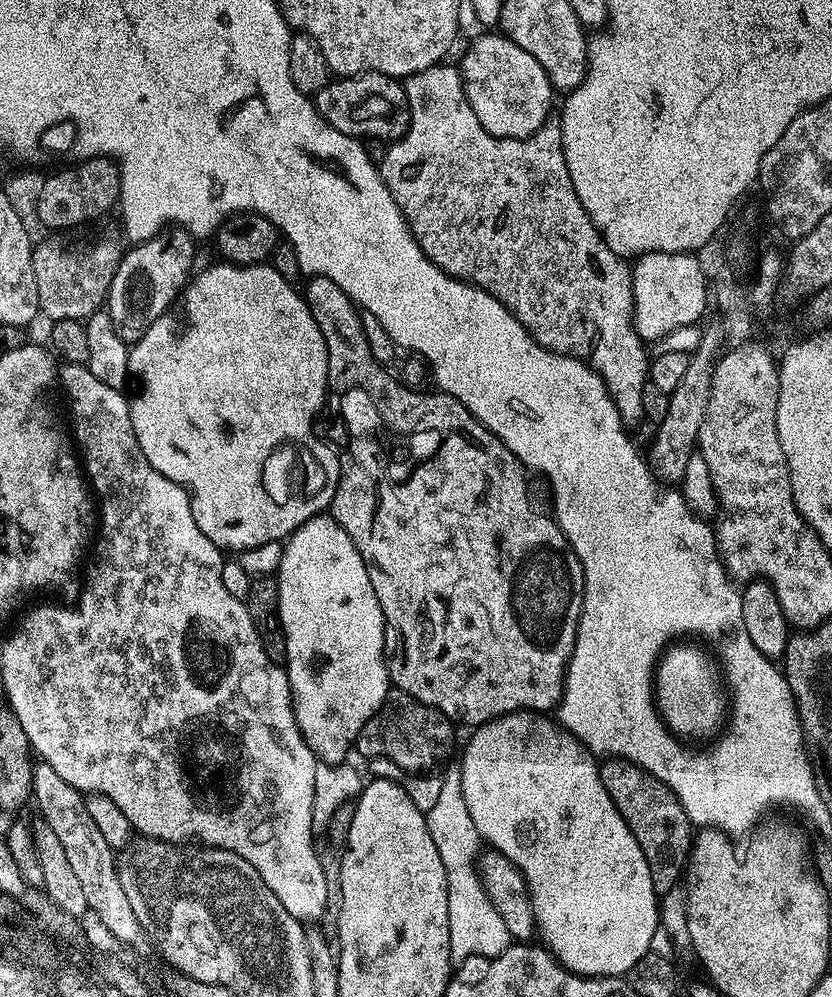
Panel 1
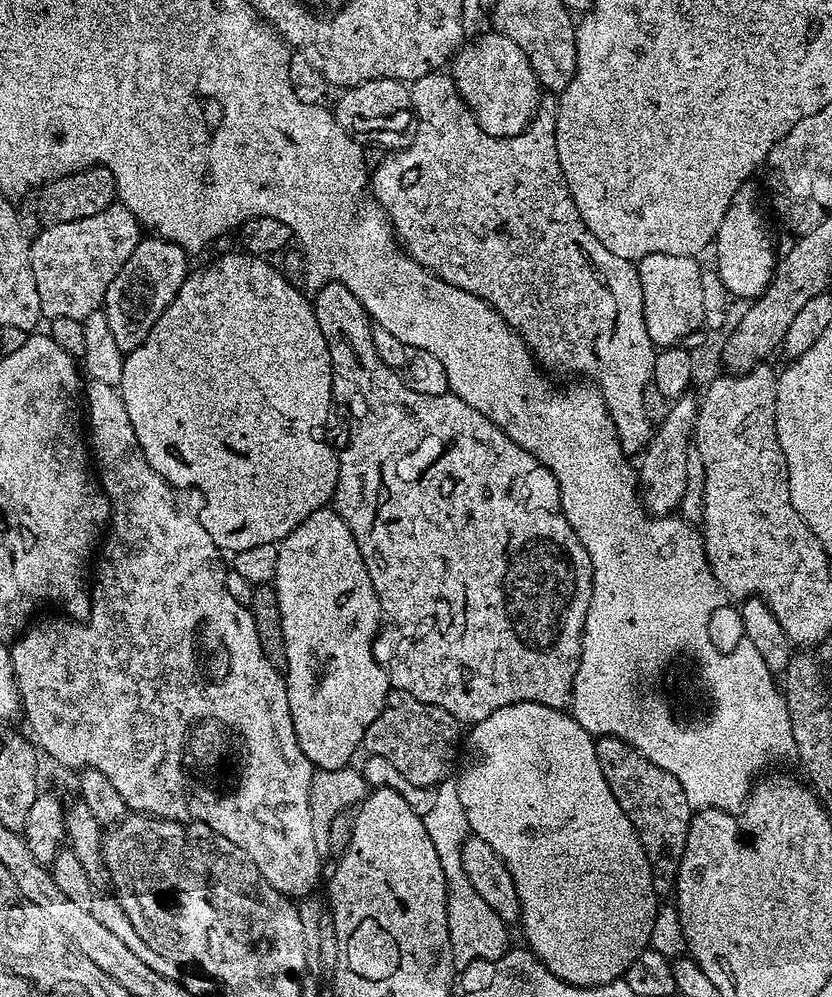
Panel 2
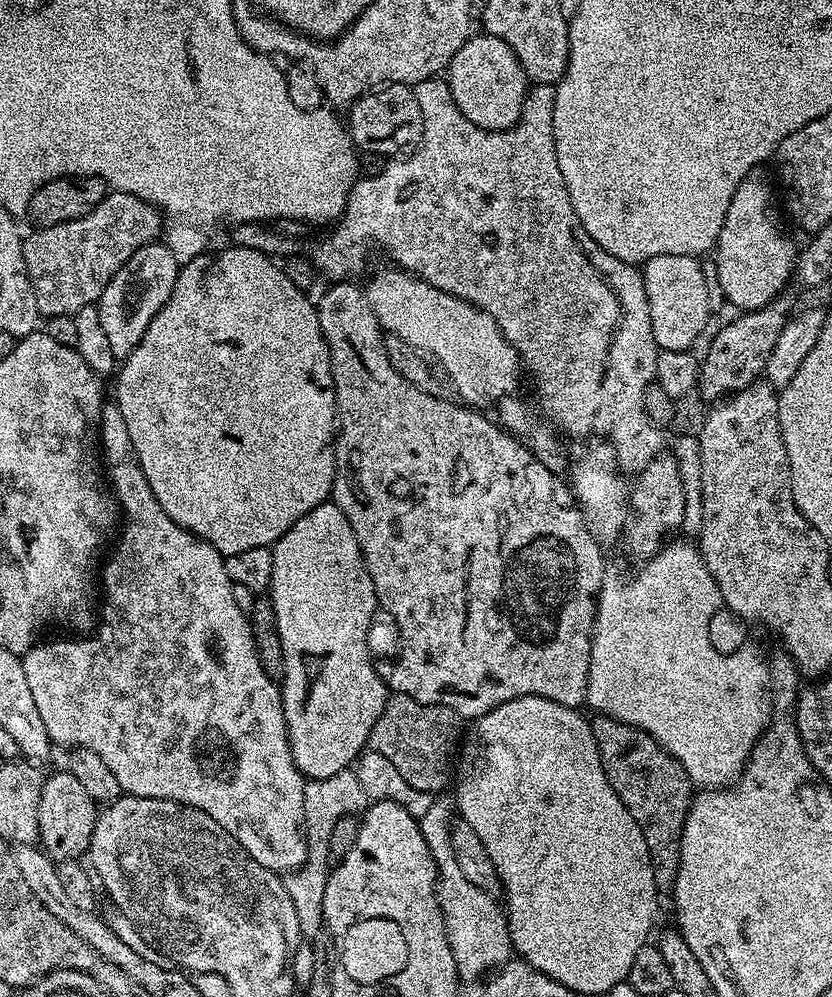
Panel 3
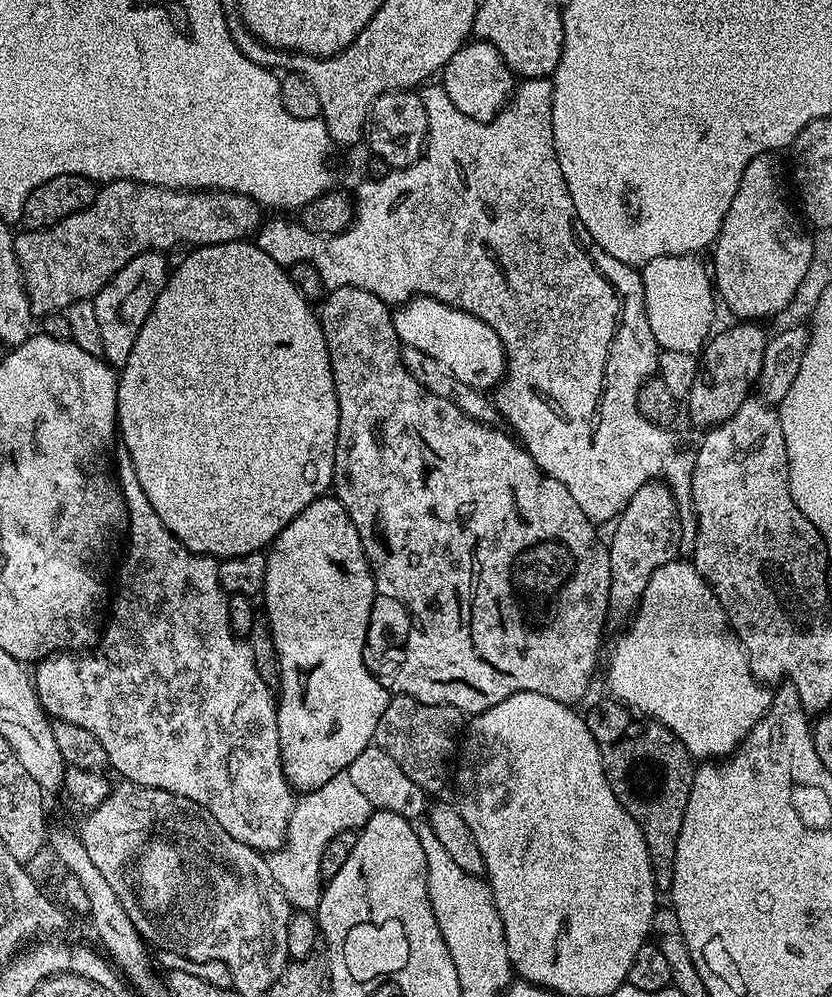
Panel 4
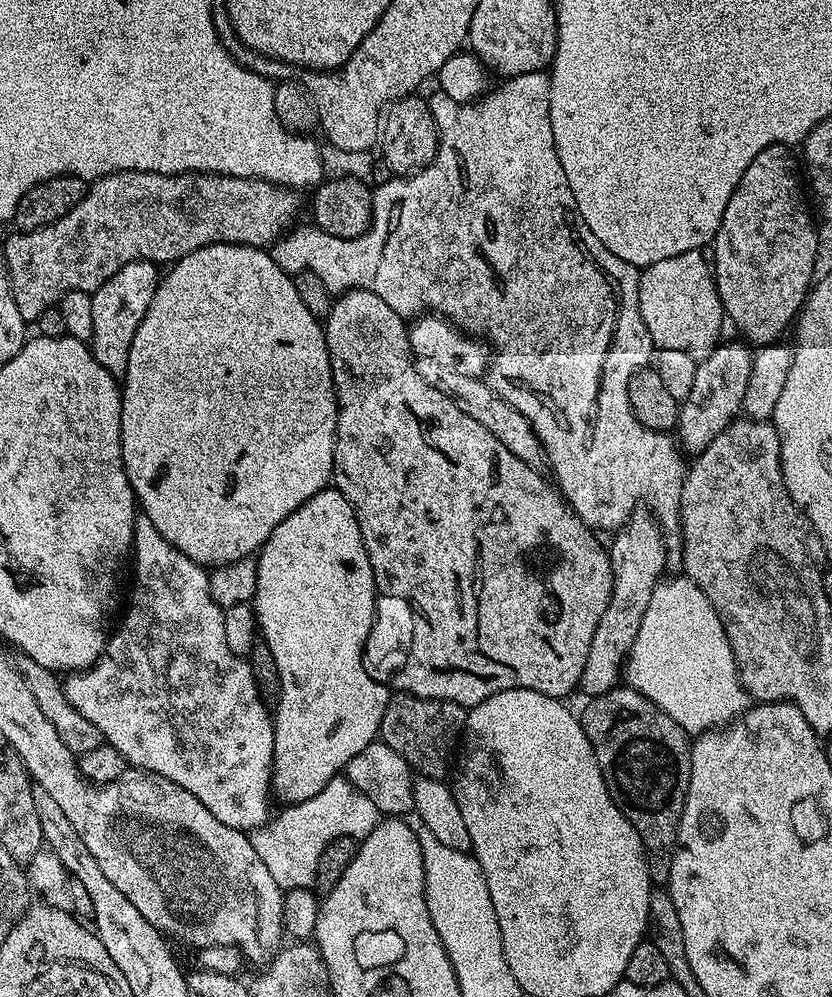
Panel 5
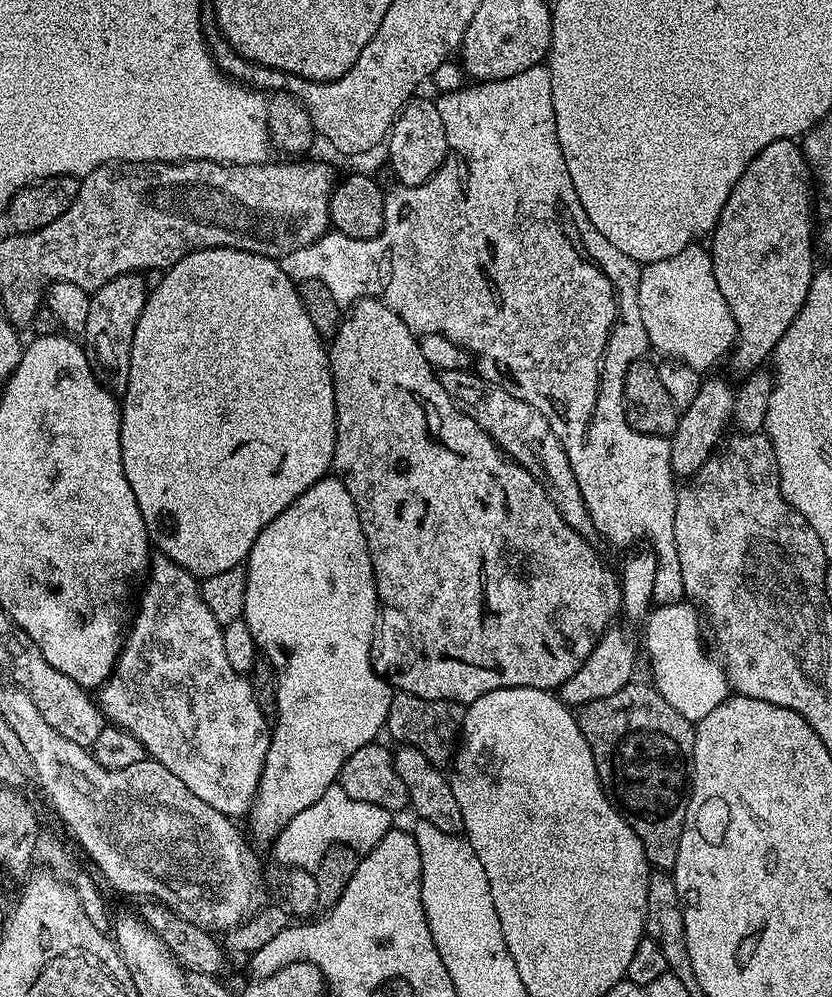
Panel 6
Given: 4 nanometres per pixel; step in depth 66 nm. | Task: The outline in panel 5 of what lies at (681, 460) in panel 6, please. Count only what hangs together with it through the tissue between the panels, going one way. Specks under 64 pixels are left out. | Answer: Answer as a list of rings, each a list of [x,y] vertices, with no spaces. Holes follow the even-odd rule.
[[[744,342],[724,343],[717,343],[716,347],[697,363],[694,387],[680,404],[678,440],[685,453],[699,454],[706,450],[706,446],[710,446],[710,442],[714,442],[714,438],[718,438],[718,434],[722,434],[722,430],[729,428],[732,421],[741,415],[754,352]]]

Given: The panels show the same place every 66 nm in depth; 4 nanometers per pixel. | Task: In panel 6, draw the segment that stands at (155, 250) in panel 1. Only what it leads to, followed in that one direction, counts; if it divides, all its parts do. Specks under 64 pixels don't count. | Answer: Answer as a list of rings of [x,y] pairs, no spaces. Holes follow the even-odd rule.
[[[127,272],[91,293],[90,314],[86,317],[86,330],[82,333],[84,352],[100,385],[117,398],[123,397],[130,382],[130,350],[134,330],[150,291],[144,280],[141,273]]]

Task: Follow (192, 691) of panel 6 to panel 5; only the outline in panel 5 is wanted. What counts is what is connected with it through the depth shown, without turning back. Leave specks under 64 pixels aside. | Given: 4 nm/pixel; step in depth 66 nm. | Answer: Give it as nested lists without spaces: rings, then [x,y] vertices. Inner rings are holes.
[[[143,514],[137,515],[134,534],[132,535],[132,552],[134,560],[136,556],[136,577],[132,580],[132,593],[128,596],[128,609],[124,612],[124,617],[120,620],[120,625],[115,625],[114,631],[109,635],[108,644],[104,648],[104,654],[92,665],[91,668],[79,673],[72,674],[63,681],[66,698],[82,714],[84,718],[94,722],[98,726],[101,737],[106,741],[107,747],[118,750],[124,756],[125,761],[133,769],[153,772],[162,778],[170,778],[182,790],[190,790],[218,822],[226,822],[226,826],[241,830],[255,830],[264,827],[270,819],[268,812],[268,796],[273,795],[272,790],[272,759],[274,758],[274,720],[270,715],[265,701],[260,695],[258,686],[254,682],[252,667],[247,659],[236,656],[230,646],[226,646],[226,626],[224,625],[224,609],[214,602],[210,594],[210,582],[208,581],[210,572],[203,564],[194,562],[182,554],[158,530],[154,530],[154,522]]]

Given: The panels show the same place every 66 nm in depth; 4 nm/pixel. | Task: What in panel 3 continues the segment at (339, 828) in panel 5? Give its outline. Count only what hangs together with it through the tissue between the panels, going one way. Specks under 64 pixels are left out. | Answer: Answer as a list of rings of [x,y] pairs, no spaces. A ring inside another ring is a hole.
[[[352,770],[330,774],[330,778],[308,780],[305,783],[302,827],[304,839],[308,842],[308,853],[301,868],[283,877],[285,890],[294,902],[295,913],[298,914],[301,937],[311,938],[316,931],[324,928],[324,895],[330,871],[327,843],[330,841],[330,832],[334,829],[334,824],[344,816],[363,813],[369,803],[368,796],[362,794],[362,785]]]

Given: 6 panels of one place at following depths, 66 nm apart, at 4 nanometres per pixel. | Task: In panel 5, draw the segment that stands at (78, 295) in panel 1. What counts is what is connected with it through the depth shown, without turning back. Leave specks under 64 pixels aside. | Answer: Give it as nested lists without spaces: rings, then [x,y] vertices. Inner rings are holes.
[[[115,172],[101,176],[99,180],[93,180],[87,185],[84,197],[65,216],[58,218],[58,222],[45,228],[35,228],[33,232],[24,232],[19,234],[20,236],[12,236],[5,244],[2,244],[2,251],[6,254],[6,266],[14,294],[14,302],[18,302],[18,314],[22,314],[25,322],[35,322],[46,309],[57,307],[60,299],[68,292],[91,294],[101,288],[110,278],[114,278],[114,274],[118,274],[118,270],[122,270],[122,266],[135,260],[150,260],[157,266],[168,266],[182,259],[186,254],[211,244],[245,244],[251,248],[267,249],[297,223],[296,215],[300,212],[300,200],[296,196],[299,195],[293,189],[283,188],[280,184],[271,184],[265,180],[238,178],[237,176],[219,176],[216,172],[183,172],[177,176],[167,176],[157,172]]]

